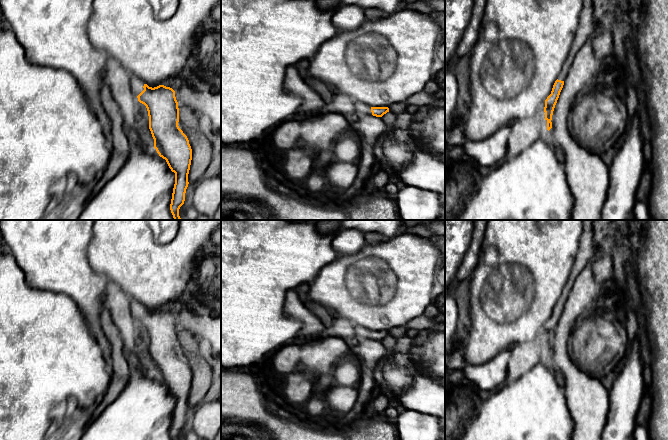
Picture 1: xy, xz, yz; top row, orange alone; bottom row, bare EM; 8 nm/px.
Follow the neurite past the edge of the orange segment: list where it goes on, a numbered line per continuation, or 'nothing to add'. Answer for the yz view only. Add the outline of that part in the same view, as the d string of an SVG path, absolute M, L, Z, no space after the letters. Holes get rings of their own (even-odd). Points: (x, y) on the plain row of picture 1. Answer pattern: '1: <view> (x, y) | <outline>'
1: yz (587, 249) | M583 220L583 231L580 236L575 263L571 269L568 281L563 288L563 293L557 301L558 304L564 305L566 303L578 275L597 253L602 252L602 247L594 243L593 221L594 220Z

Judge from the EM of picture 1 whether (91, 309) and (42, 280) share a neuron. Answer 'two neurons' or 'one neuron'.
one neuron

